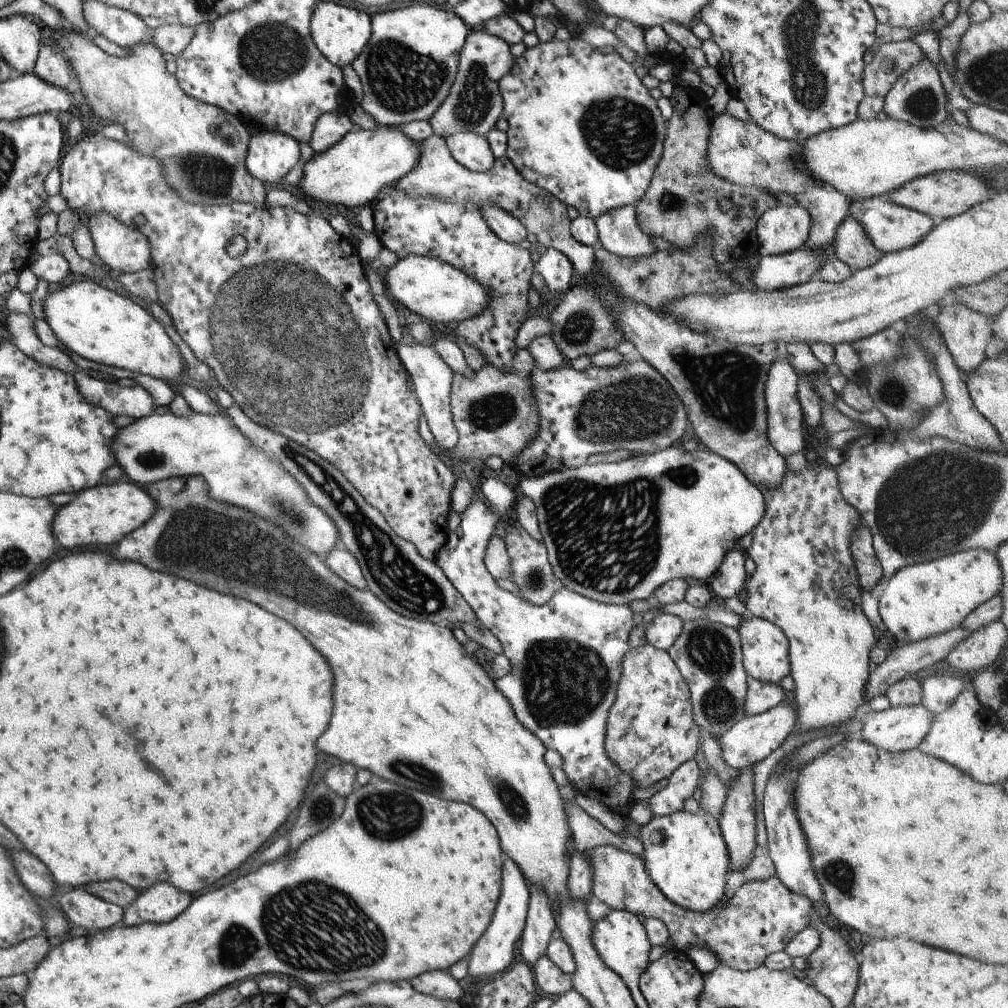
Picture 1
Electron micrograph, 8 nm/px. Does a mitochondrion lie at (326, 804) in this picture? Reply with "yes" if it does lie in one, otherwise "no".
yes

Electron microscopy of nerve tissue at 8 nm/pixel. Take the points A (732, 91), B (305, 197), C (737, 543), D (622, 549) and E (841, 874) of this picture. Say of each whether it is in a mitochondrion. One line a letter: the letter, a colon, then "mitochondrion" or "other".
A: other
B: other
C: other
D: mitochondrion
E: mitochondrion

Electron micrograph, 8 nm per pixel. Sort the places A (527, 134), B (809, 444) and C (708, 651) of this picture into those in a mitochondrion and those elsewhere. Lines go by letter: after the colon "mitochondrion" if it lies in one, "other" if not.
A: other
B: other
C: mitochondrion

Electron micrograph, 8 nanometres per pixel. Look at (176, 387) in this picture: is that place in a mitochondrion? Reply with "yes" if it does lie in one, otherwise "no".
no

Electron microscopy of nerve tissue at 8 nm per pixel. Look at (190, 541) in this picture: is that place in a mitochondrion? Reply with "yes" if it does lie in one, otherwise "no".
yes

